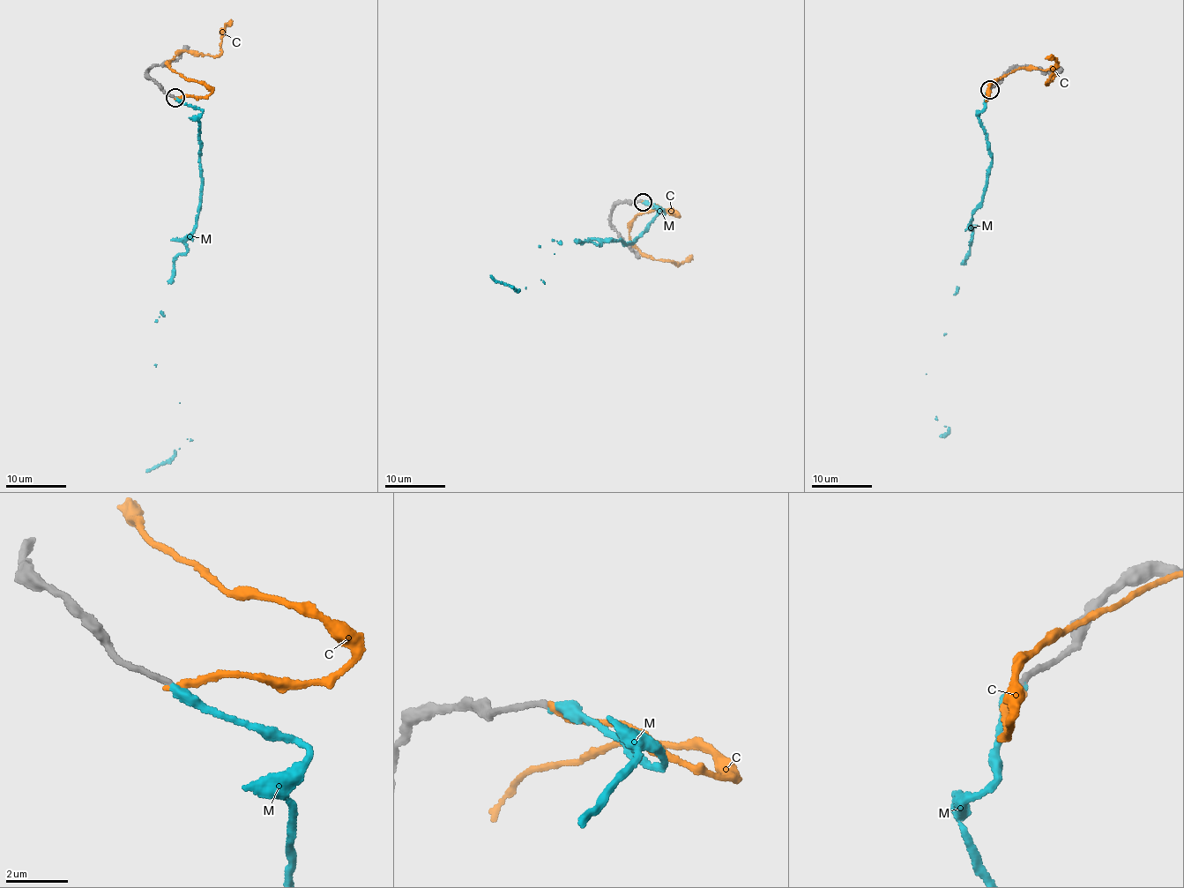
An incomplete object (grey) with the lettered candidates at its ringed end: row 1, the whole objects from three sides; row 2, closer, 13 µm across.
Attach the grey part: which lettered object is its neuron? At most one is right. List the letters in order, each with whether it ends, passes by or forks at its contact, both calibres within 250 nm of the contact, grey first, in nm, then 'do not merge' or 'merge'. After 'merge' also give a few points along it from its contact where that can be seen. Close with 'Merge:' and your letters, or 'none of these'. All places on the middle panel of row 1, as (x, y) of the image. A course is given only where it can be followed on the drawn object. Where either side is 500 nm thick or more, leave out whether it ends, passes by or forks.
C: it ends | 190/240 nm | do not merge
M: it ends | 200/280 nm | merge | via (643, 202), (665, 212), (632, 242), (554, 239), (539, 247), (554, 253), (517, 290), (490, 275)
Merge: M

